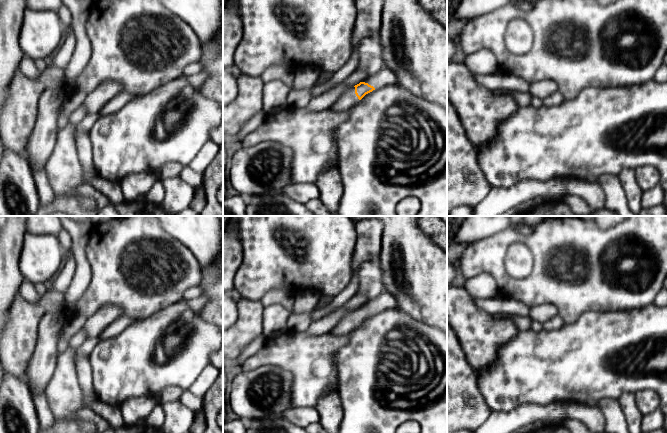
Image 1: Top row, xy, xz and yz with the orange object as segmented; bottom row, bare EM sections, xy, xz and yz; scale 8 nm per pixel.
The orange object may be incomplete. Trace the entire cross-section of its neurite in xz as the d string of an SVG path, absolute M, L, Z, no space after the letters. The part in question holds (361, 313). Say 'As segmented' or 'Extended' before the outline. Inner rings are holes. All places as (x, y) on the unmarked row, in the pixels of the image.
Extended. M385 291L379 297L366 302L363 306L348 313L330 334L335 336L348 335L366 318L384 309L395 307L397 307L396 298Z

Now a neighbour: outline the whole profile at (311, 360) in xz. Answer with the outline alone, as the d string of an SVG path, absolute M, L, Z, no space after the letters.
M287 330L269 338L262 349L243 363L242 371L249 372L264 365L274 365L290 372L293 375L293 406L315 408L327 389L338 391L336 353L348 342L348 335L310 336L306 332Z

